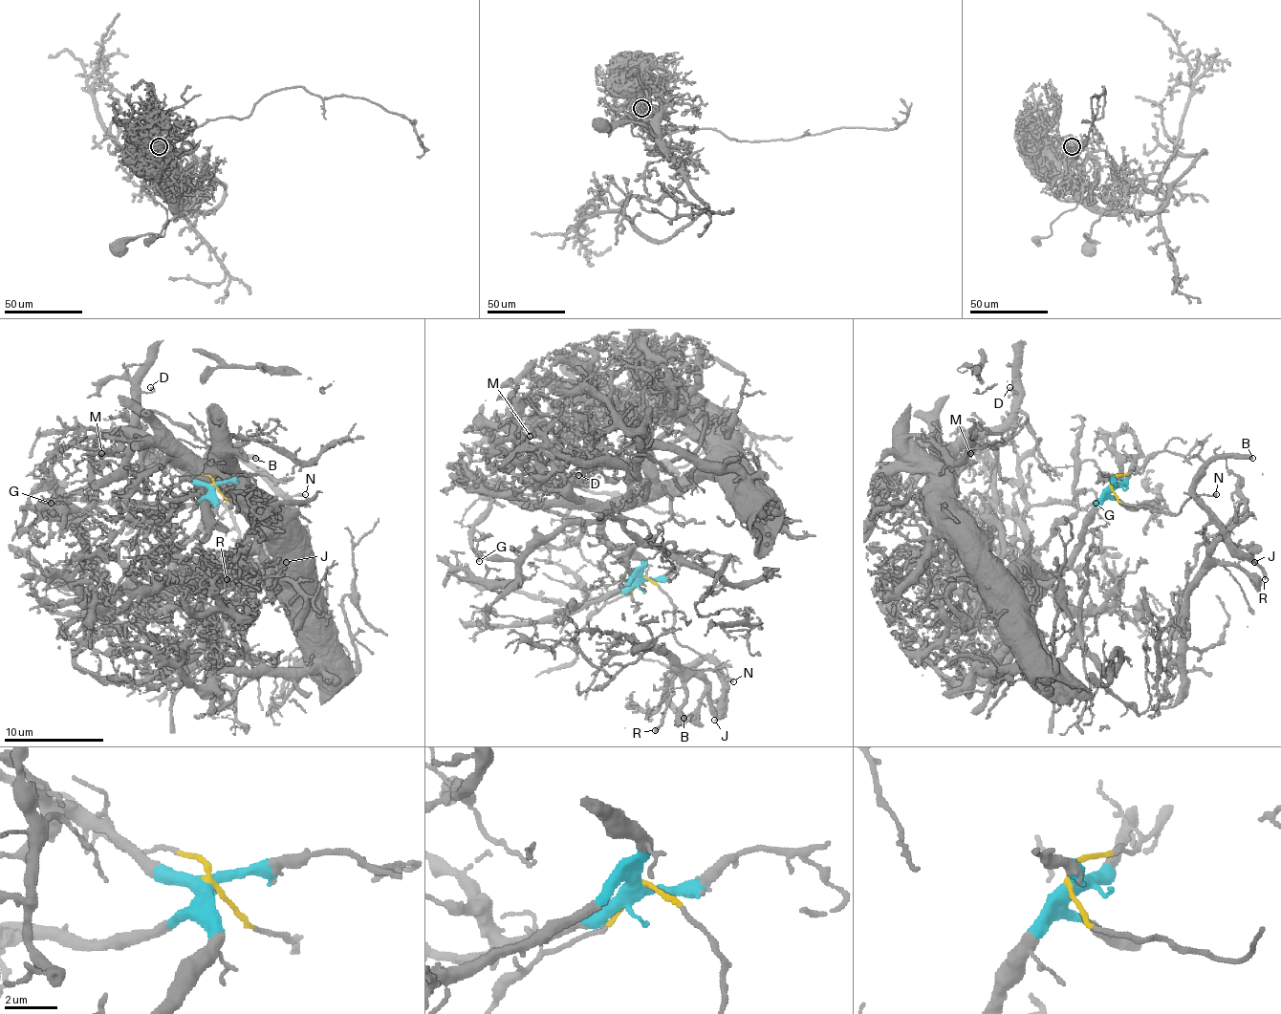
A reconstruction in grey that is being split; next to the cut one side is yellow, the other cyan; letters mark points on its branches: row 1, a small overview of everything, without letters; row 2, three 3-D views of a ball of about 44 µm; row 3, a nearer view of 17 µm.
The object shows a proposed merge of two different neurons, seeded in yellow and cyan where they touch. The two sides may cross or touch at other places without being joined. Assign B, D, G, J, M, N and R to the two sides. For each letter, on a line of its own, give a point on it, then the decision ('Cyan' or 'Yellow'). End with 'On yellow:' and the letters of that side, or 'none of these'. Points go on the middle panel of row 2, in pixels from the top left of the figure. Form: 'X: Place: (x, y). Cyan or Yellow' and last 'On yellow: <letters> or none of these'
B: Place: (683, 718). Yellow
D: Place: (578, 475). Cyan
G: Place: (479, 561). Cyan
J: Place: (714, 720). Yellow
M: Place: (530, 436). Cyan
N: Place: (733, 681). Yellow
R: Place: (655, 730). Yellow
On yellow: B, J, N, R

